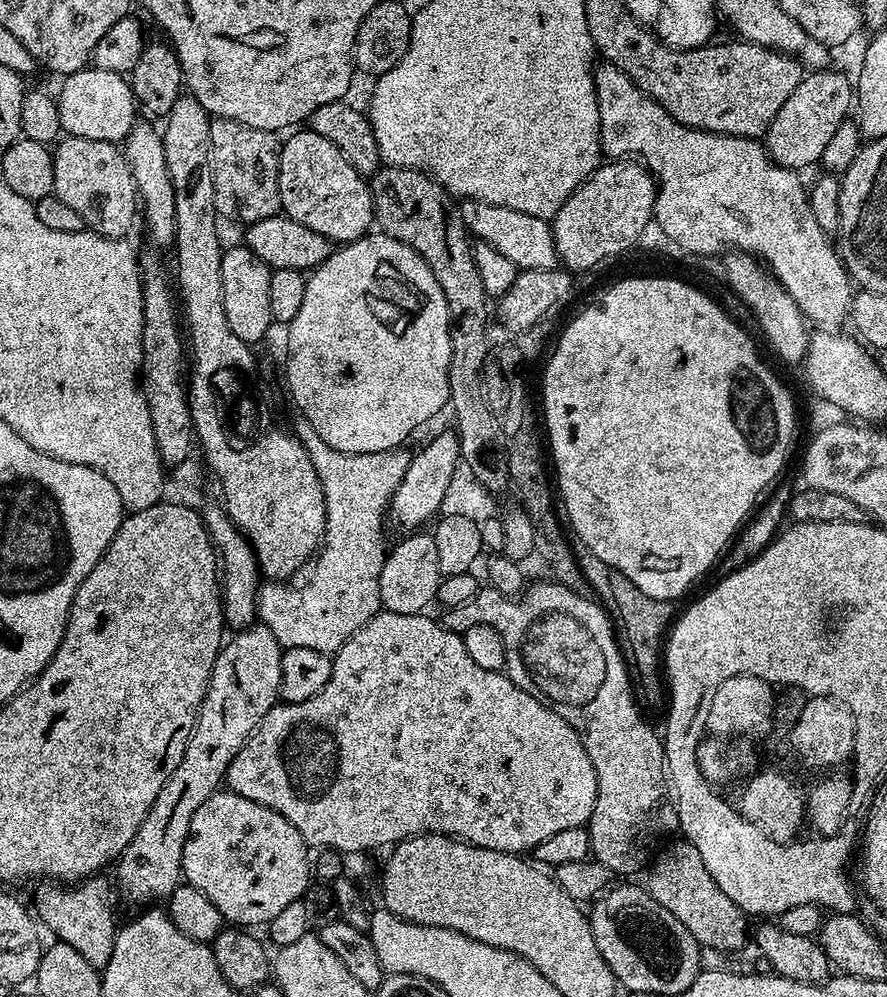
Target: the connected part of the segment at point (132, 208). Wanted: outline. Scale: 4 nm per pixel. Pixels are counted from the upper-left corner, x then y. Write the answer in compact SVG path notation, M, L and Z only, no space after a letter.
M65 135L55 145L52 161L53 193L80 215L85 229L115 240L129 235L132 223L138 220L138 197L128 157L116 144Z

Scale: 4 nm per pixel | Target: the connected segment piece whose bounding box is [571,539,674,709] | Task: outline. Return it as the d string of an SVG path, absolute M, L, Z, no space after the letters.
M573 539L571 545L572 553L576 555L576 561L580 563L582 574L590 582L593 593L602 601L614 625L637 701L645 709L663 709L666 704L666 684L662 679L662 649L666 644L666 633L674 620L673 601L655 600L650 598L650 594L642 594L642 590L638 590L638 586L634 586L634 582L626 578L626 574L602 562L602 558L598 558L598 554L594 554L594 550L586 546L586 542Z

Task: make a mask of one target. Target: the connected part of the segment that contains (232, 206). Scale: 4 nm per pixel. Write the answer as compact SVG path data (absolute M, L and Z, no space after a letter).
M216 118L210 126L210 142L217 213L223 219L225 216L228 220L241 220L244 226L277 215L281 211L278 186L281 137L242 122Z

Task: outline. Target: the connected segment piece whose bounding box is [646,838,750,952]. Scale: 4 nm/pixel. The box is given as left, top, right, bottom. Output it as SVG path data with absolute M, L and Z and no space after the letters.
M683 838L677 840L665 843L653 857L646 881L648 892L686 926L701 947L726 952L740 949L750 936L747 915L719 889L694 845Z

